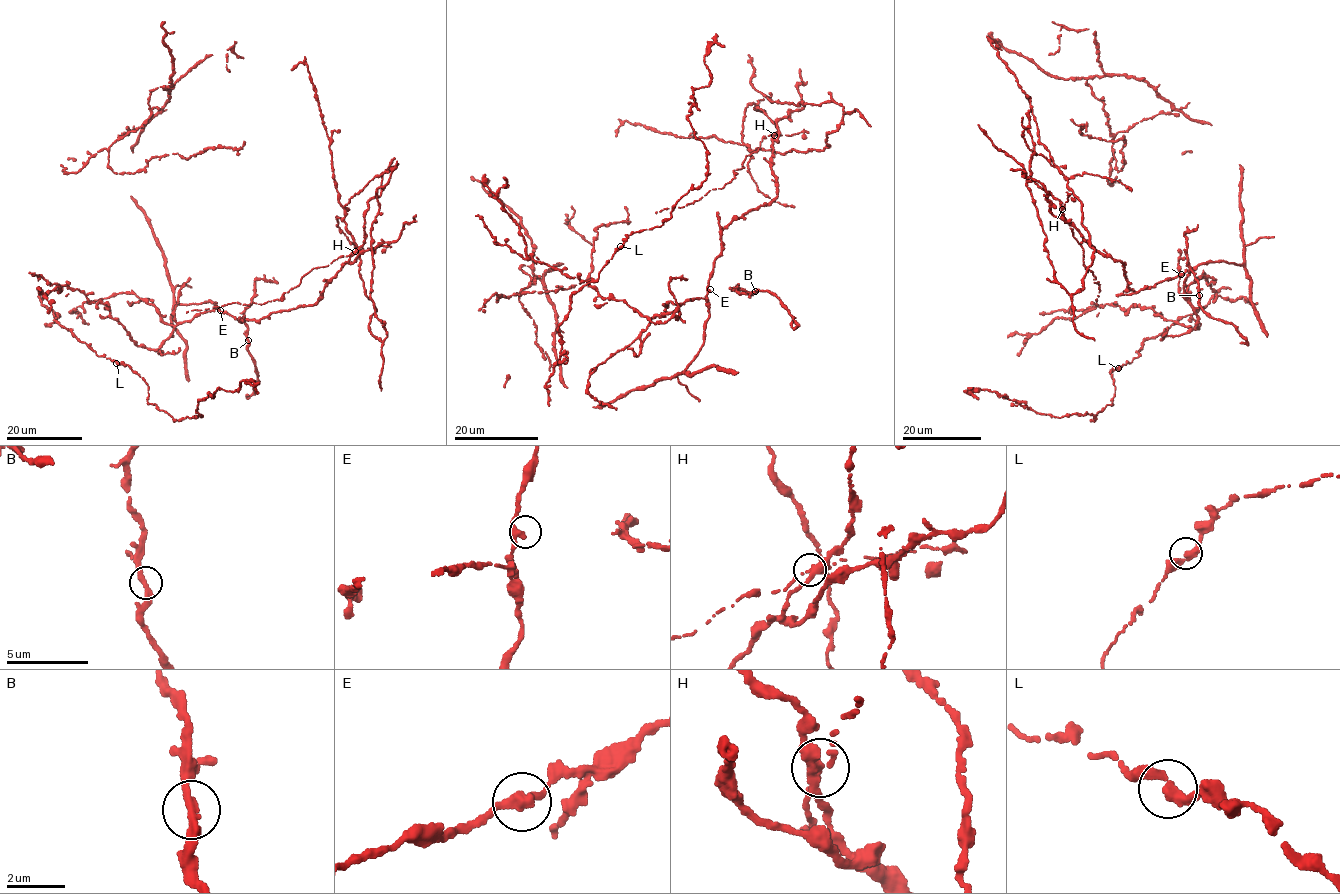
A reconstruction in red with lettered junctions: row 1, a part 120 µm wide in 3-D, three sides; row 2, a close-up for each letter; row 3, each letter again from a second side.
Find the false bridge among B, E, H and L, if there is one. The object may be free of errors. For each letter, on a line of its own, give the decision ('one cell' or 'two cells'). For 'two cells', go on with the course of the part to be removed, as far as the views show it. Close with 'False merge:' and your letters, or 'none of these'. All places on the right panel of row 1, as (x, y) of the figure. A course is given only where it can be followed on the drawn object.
B: one cell
E: one cell
H: two cells | (1063, 209), (1061, 216), (1070, 225), (1083, 251), (1084, 265), (1096, 278), (1094, 282), (1099, 282), (1097, 304)
L: one cell
False merge: H

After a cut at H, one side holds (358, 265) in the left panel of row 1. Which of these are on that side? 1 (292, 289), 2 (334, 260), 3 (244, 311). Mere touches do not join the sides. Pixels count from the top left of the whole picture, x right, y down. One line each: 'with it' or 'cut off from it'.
1: cut off from it
2: cut off from it
3: with it

